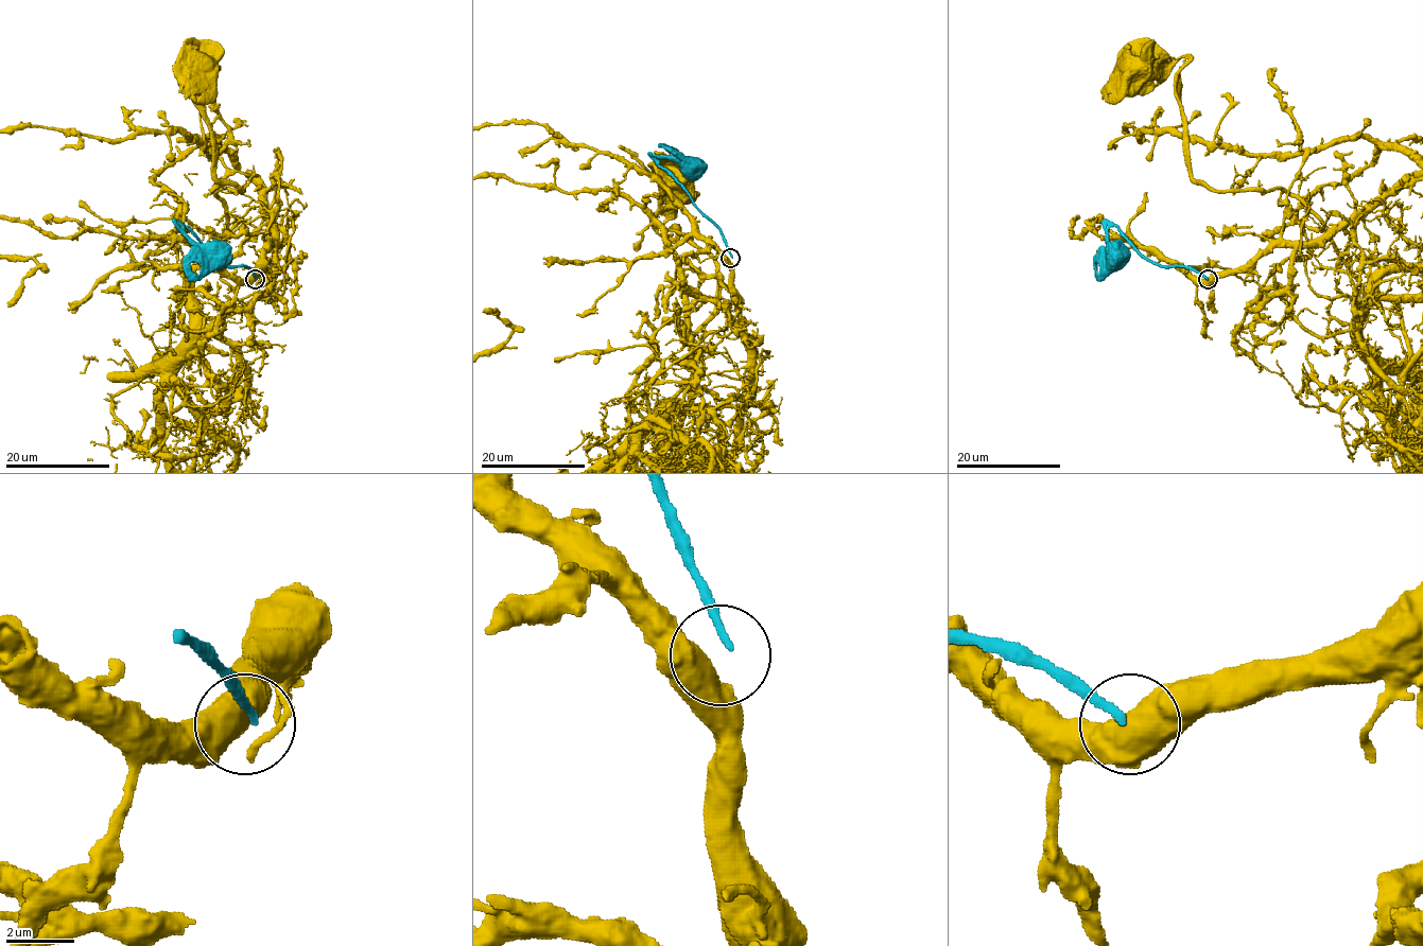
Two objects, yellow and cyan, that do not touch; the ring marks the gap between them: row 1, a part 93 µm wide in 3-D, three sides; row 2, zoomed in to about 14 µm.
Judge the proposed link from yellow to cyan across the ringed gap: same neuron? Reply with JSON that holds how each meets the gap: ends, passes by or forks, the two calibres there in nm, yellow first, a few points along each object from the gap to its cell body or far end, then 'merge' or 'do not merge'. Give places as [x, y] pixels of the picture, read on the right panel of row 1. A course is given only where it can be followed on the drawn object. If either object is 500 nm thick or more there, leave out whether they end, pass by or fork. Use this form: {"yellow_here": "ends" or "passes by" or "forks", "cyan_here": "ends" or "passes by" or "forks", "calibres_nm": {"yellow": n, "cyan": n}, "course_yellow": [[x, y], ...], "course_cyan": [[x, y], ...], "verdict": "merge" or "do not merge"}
{"calibres_nm": {"yellow": 700, "cyan": 200}, "course_yellow": [[1209, 279], [1290, 247], [1276, 293], [1316, 334], [1363, 301], [1290, 193], [1191, 176], [1186, 57], [1130, 64]], "course_cyan": [[1208, 279], [1181, 266], [1159, 266], [1111, 226], [1107, 250], [1114, 251]], "verdict": "do not merge"}

